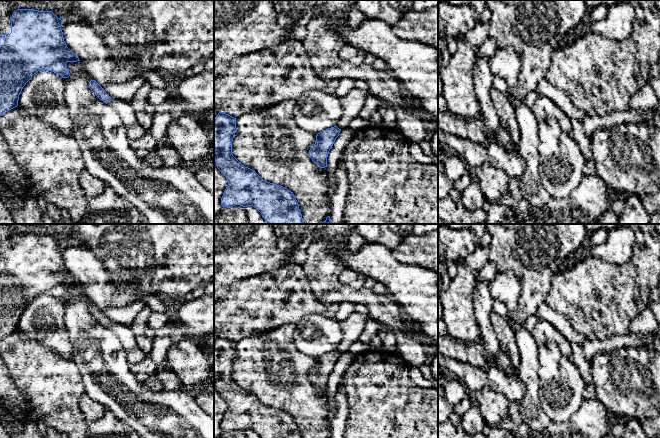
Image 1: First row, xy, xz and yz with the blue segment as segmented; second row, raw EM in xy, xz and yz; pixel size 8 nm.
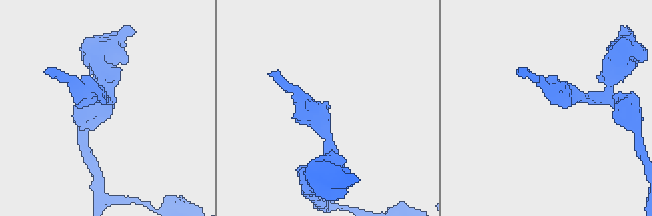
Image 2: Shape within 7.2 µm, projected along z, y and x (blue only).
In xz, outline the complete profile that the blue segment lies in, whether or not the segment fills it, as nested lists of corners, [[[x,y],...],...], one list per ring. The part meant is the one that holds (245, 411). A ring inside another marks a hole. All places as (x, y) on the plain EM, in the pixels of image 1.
[[[220,336],[214,342],[214,383],[228,409],[221,422],[221,429],[233,431],[253,430],[261,438],[301,438],[298,426],[287,412],[263,404],[255,395],[242,389],[232,378],[232,365],[237,355],[236,342]]]

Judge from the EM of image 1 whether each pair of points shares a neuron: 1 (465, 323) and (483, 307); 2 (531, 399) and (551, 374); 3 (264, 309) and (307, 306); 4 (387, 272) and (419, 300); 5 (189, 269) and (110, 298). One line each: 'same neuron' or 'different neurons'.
1: different neurons
2: different neurons
3: same neuron
4: same neuron
5: different neurons

